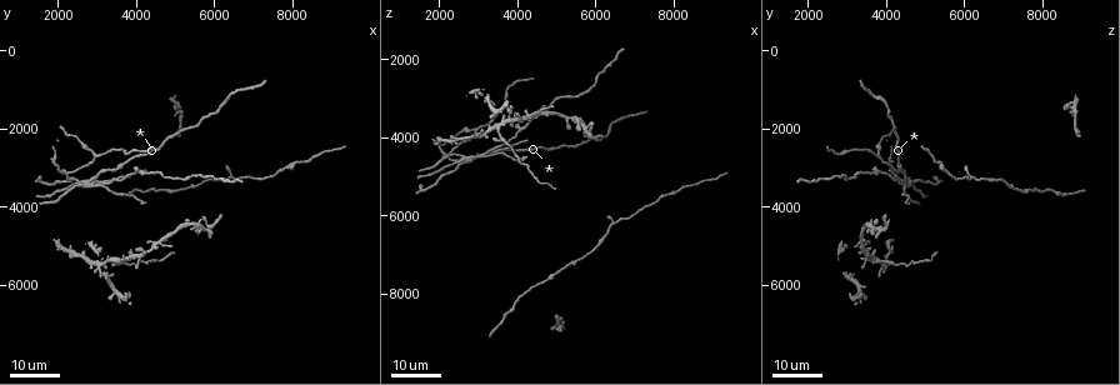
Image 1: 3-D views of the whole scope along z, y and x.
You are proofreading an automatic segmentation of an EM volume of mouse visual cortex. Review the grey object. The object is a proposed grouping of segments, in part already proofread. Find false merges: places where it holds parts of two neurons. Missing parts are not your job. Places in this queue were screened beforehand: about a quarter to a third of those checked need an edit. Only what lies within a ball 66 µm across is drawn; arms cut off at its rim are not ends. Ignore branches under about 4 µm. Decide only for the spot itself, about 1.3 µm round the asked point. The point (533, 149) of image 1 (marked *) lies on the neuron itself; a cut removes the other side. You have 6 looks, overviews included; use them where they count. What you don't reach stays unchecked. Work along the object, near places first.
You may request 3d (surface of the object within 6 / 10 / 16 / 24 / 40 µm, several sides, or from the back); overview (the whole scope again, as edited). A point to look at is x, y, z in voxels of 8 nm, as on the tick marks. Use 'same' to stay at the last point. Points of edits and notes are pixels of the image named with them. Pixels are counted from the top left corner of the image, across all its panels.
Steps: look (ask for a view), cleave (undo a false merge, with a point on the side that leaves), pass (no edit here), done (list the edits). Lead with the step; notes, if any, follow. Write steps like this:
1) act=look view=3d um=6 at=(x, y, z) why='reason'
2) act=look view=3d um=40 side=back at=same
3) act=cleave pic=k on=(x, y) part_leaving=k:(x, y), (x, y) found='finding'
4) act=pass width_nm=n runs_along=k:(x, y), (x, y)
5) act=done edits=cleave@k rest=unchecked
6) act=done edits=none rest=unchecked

act=look view=3d um=24 at=(5500, 1950, 4250)

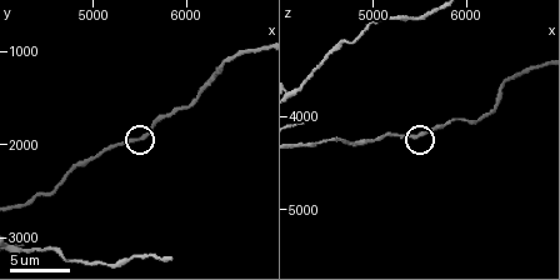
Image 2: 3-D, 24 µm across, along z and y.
act=look view=3d um=6 at=(5450, 1950, 4200) why='zoom in'

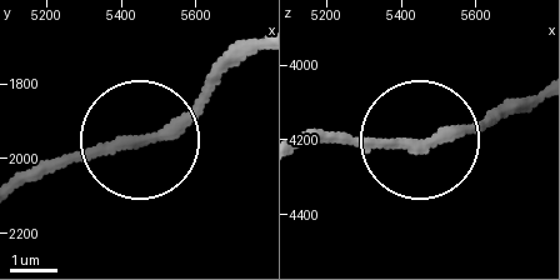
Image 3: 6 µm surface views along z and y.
act=pass side_arm_um=22 found='continuous, no second neuron'

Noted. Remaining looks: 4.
act=look view=3d um=24 at=(6400, 3250, 6150) why='three arms meet'

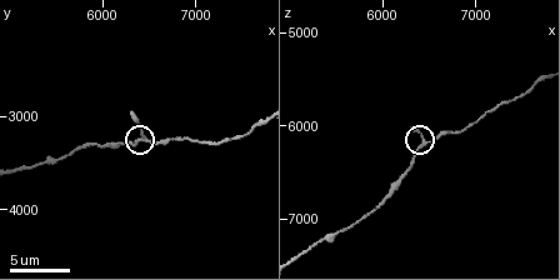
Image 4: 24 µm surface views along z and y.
act=look view=3d um=6 at=(6400, 3250, 6200)

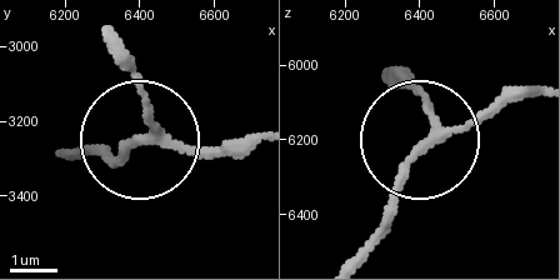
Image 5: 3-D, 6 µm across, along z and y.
act=pass found='all the same neuron'

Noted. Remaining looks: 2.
act=look view=3d um=24 at=(4450, 3500, 7800)

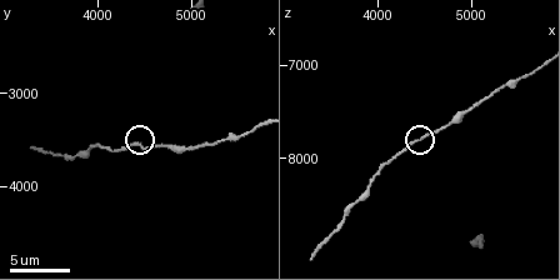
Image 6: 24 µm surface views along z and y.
act=look view=3d um=10 at=(4450, 3550, 7800)

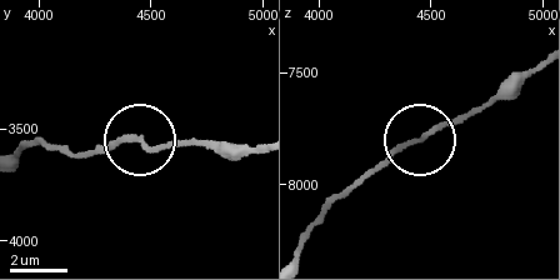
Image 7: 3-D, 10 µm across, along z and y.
act=pass side_arm_um=15 found='continuous, no second neuron'

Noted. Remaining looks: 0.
act=done edits=none rest=unchecked

